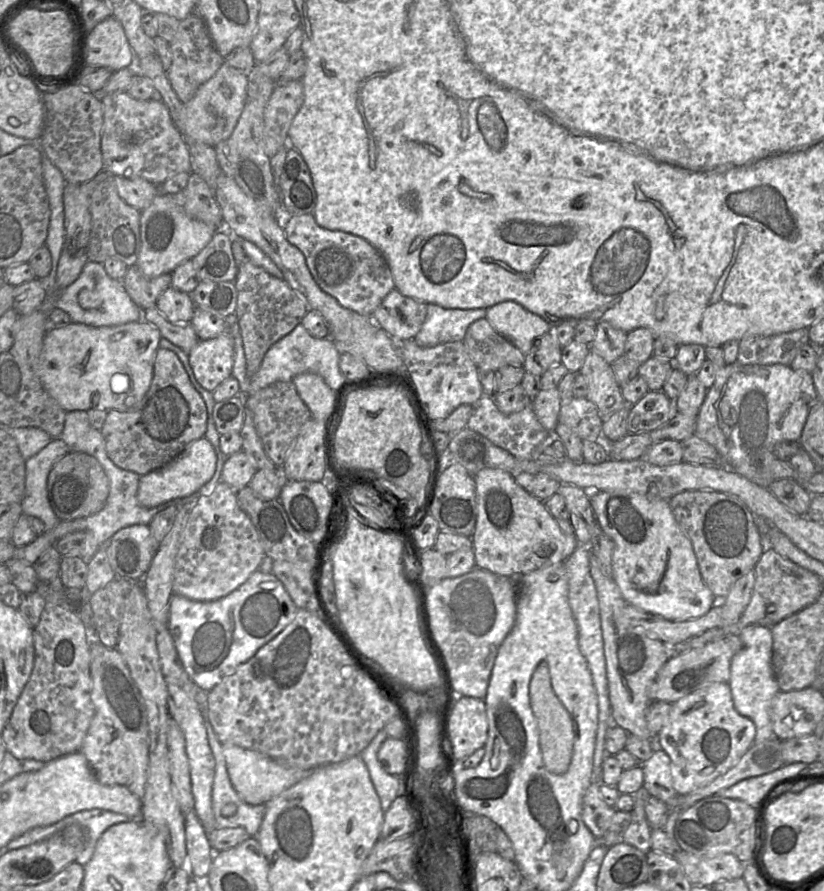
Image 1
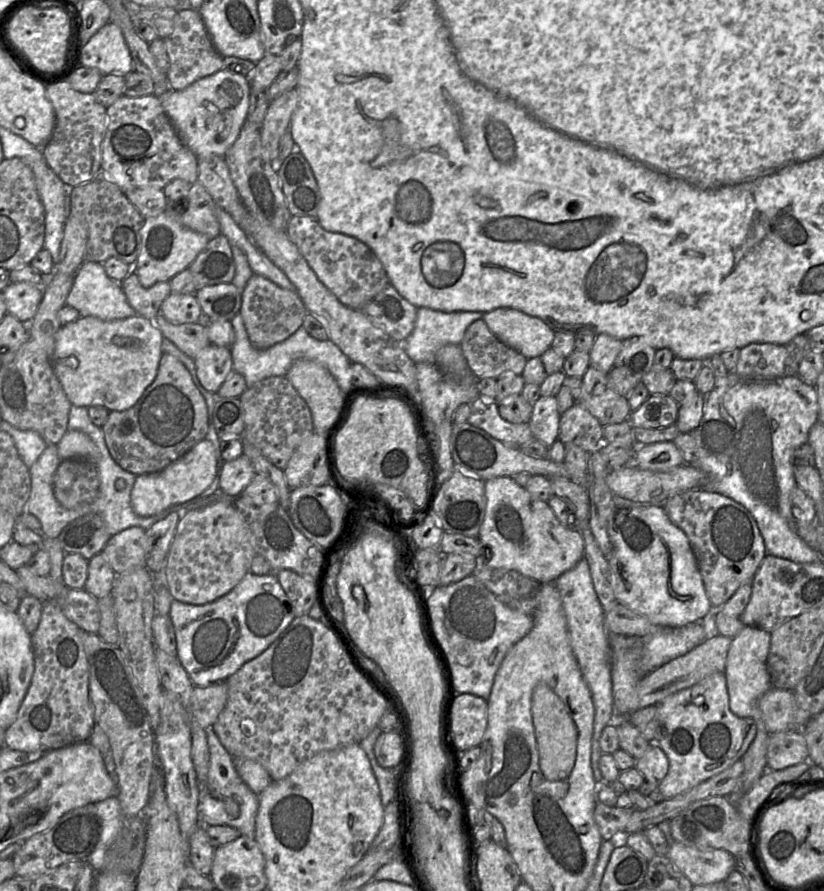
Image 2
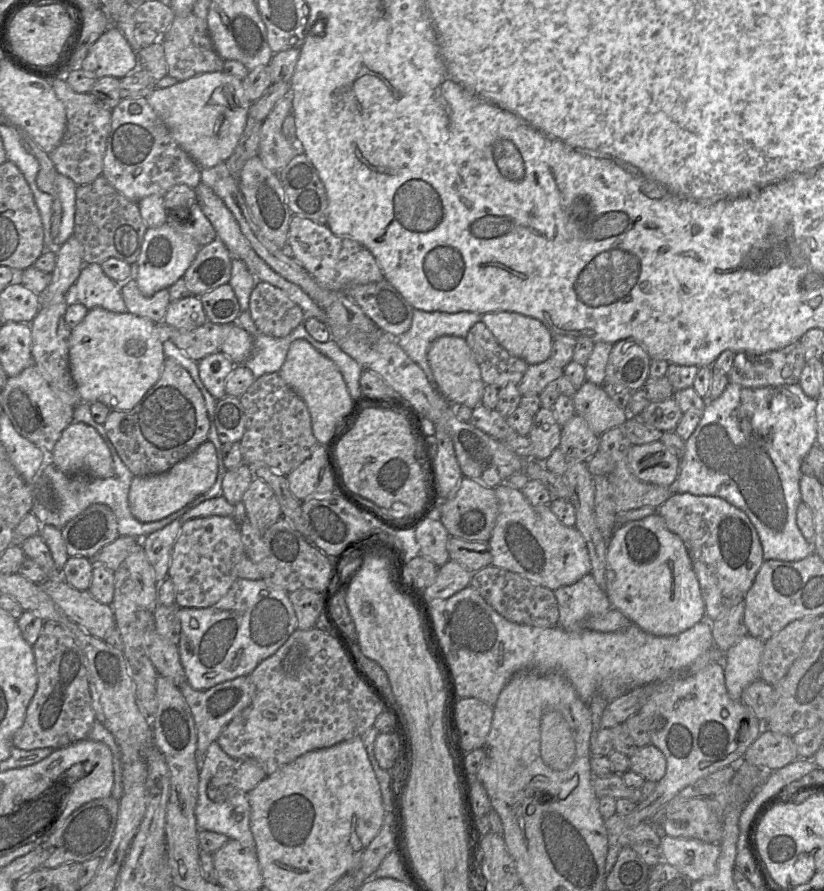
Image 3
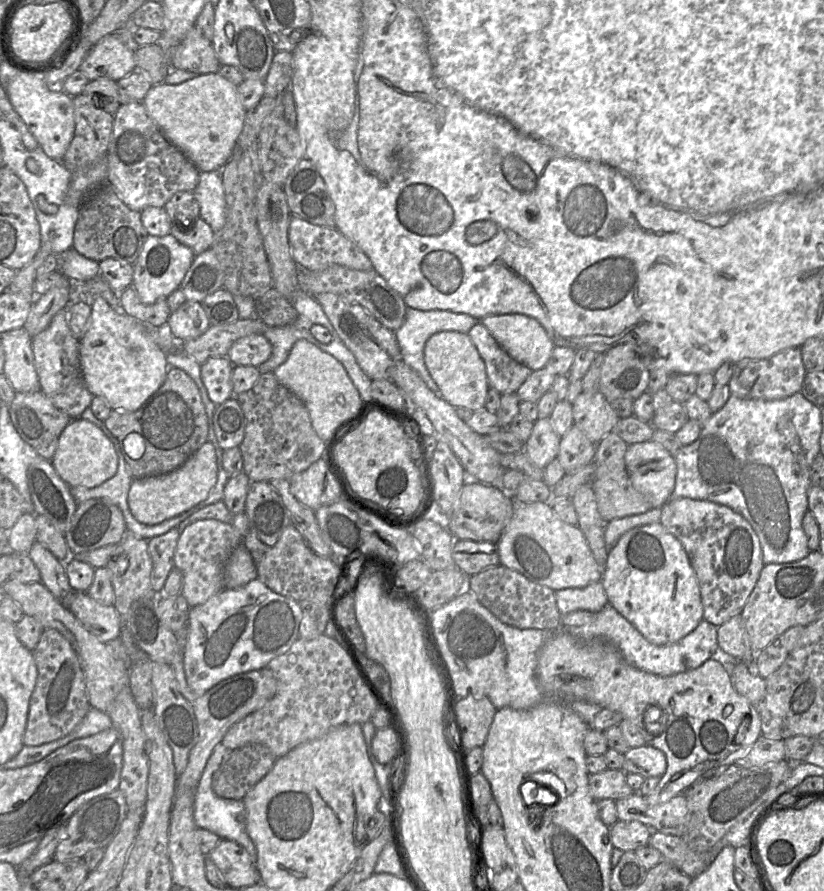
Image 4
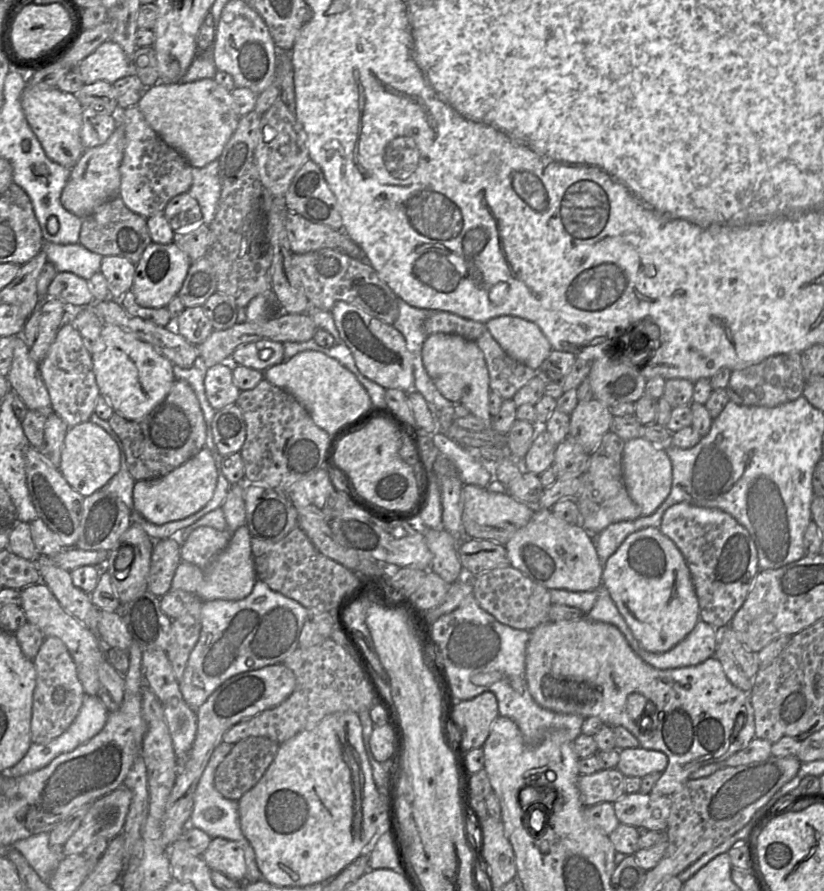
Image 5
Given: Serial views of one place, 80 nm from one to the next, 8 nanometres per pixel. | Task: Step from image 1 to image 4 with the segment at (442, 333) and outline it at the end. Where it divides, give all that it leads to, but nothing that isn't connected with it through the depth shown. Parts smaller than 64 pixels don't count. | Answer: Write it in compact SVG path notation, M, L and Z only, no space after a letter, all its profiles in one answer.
M407 307L405 321L403 325L395 331L395 337L400 349L400 358L412 369L418 372L430 390L439 393L439 388L427 369L424 360L424 348L427 340L433 334L441 331L467 333L478 322L478 319L464 313L454 313L447 310L422 311Z

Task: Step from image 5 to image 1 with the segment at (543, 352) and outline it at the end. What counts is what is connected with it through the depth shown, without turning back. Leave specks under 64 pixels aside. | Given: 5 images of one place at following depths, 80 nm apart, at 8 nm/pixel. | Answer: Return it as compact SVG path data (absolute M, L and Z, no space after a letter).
M504 301L491 306L487 309L485 318L524 355L530 351L534 341L552 327L541 316L515 301Z

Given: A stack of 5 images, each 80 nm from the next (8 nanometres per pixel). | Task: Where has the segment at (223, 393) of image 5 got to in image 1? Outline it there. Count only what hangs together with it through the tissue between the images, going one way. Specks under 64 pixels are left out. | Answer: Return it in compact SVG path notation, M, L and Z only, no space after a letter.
M230 323L218 337L199 340L190 351L189 363L198 383L213 392L222 382L232 376L234 364L234 342Z

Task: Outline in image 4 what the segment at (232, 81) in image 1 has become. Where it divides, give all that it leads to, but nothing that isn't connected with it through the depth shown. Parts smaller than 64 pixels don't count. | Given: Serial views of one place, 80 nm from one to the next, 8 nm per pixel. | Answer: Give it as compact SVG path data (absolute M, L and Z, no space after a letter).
M218 72L197 75L181 84L153 85L143 104L164 138L179 149L199 171L223 169L230 159L246 116L237 86Z

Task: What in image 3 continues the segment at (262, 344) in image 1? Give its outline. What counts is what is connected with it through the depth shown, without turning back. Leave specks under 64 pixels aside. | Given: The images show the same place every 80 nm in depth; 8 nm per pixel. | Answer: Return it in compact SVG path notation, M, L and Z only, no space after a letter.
M264 281L256 283L248 312L257 329L272 337L285 337L306 317L303 309L281 289Z

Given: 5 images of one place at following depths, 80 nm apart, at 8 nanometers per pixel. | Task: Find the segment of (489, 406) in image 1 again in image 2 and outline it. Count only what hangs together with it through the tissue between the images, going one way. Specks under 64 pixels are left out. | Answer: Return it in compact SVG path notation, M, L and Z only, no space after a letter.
M478 397L471 403L467 422L487 432L510 447L520 446L534 439L529 423L511 423L499 413L498 402Z

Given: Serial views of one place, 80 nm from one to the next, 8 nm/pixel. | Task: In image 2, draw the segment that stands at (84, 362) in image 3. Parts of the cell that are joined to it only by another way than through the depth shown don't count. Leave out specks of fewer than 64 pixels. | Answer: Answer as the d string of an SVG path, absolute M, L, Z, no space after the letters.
M139 315L113 321L104 321L92 316L80 317L57 331L52 368L73 406L101 406L110 412L124 411L133 407L154 381L163 354L163 338L153 320Z

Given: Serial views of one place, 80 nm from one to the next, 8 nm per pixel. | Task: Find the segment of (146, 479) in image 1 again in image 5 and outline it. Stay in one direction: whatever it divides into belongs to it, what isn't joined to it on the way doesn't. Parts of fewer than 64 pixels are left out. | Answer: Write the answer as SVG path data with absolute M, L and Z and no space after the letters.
M203 447L194 457L166 476L136 481L133 488L134 510L155 525L182 520L200 511L211 500L217 480L214 458L208 449Z

